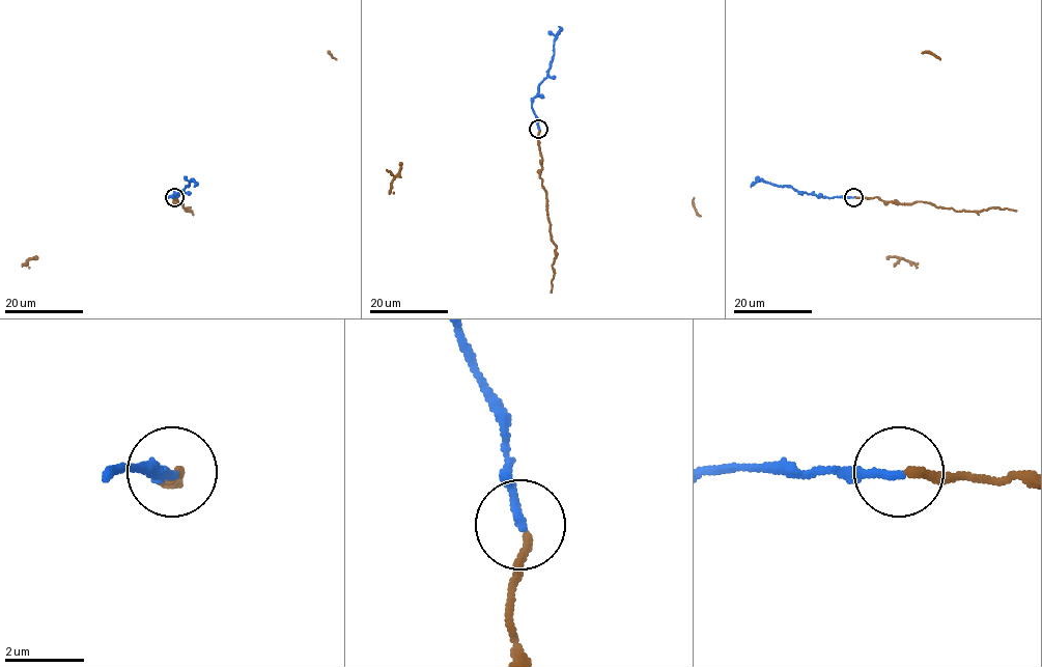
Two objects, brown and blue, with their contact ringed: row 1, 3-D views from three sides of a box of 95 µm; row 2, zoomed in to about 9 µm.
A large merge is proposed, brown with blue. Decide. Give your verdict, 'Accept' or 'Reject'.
Accept

